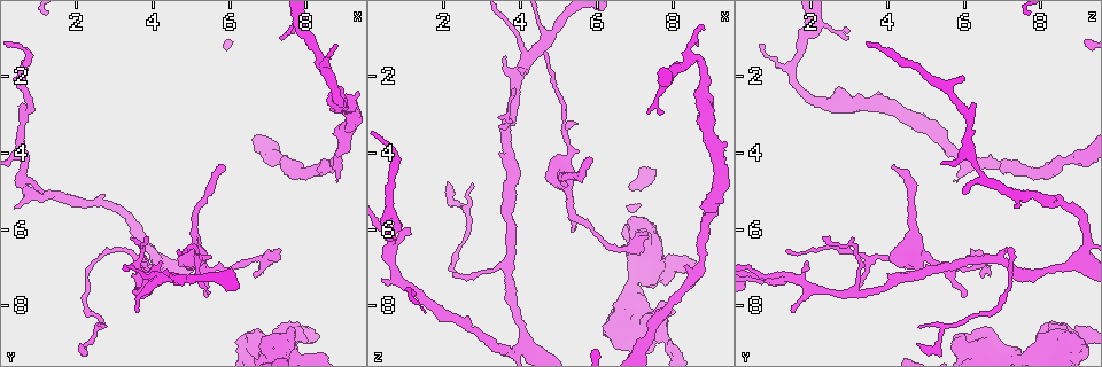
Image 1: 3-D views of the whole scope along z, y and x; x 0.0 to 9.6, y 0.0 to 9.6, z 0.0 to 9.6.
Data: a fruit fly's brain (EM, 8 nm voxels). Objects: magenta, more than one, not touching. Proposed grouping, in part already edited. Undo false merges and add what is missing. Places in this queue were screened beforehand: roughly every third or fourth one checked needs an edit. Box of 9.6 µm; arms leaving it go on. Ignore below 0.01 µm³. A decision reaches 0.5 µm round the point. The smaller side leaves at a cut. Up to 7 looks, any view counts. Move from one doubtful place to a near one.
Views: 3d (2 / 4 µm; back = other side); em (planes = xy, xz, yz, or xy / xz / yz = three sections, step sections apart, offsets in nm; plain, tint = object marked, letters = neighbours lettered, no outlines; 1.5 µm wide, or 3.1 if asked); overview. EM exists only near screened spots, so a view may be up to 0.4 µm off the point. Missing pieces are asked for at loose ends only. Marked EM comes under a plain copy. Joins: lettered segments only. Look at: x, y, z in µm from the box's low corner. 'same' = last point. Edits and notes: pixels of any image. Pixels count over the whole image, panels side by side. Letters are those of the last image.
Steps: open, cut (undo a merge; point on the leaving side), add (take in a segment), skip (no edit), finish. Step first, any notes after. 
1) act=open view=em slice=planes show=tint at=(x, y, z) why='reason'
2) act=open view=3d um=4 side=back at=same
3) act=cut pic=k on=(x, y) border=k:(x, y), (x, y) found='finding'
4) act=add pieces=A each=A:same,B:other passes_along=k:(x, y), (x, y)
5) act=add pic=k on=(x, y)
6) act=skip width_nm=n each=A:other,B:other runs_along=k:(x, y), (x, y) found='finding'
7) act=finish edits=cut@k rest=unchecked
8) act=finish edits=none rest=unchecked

act=open view=3d um=4 at=(7.35, 6.55, 6.20)

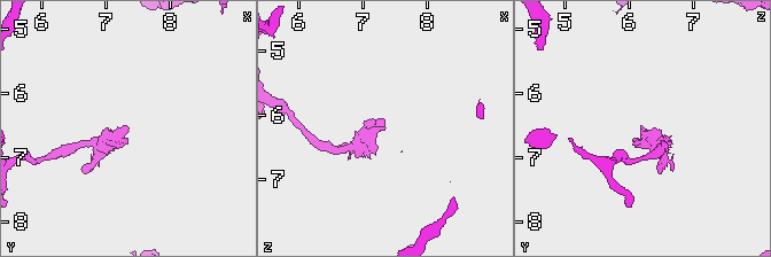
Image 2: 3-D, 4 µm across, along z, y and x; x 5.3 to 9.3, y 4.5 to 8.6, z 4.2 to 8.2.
act=open view=em slice=yz step=8 show=tint at=(7.30, 6.50, 6.20)

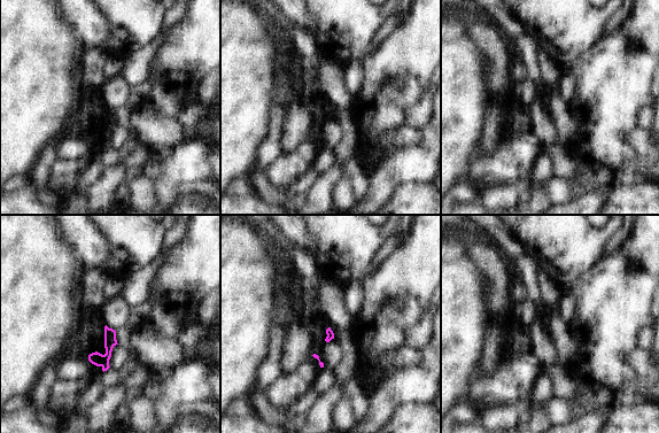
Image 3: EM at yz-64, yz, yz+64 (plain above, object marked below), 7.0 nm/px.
act=open view=em slice=planes show=letters at=same why='another direction'

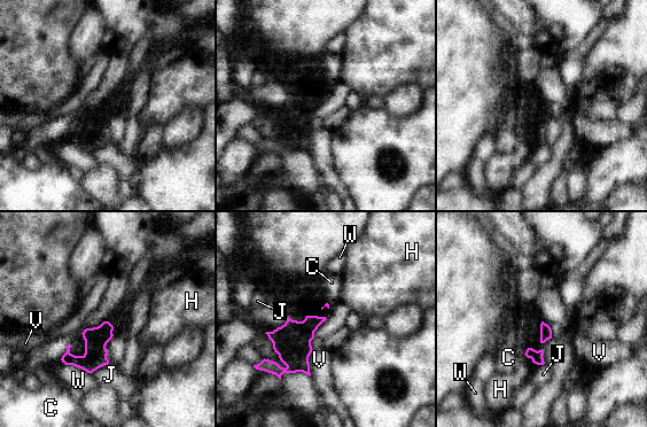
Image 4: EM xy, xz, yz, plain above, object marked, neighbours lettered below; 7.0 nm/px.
act=skip longest_contact=W:220nm each=C:other,H:other,J:other,V:other,W:other found='no lettered segment goes on from it'

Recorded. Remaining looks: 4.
act=open view=3d um=2 at=(5.80, 4.35, 4.05) why='an open end'

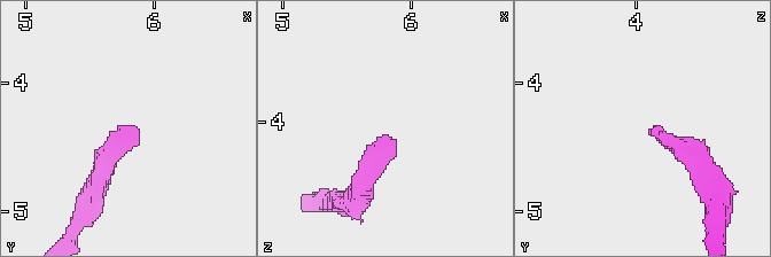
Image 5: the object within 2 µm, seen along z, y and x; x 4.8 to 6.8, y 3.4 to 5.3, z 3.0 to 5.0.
act=open view=em slice=planes show=letters at=(5.76, 4.36, 4.12)

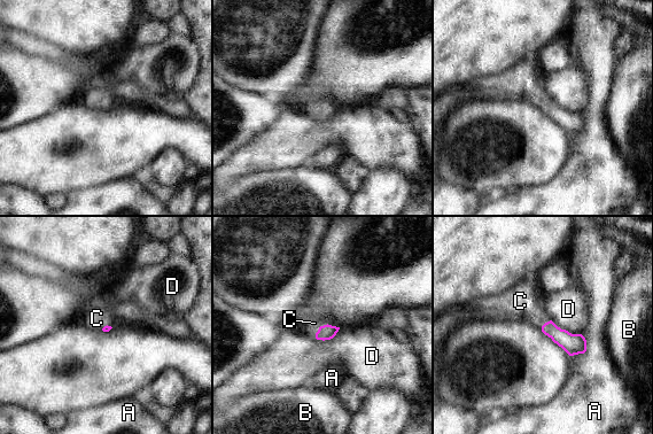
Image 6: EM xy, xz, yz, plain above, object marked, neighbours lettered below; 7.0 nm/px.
act=add pieces=C longest_contact=D:240nm each=A:other,B:other,C:same,D:other passes_along=6:(326, 332), (324, 325), (315, 323) found='it goes on there'

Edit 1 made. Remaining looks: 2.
act=open view=overview

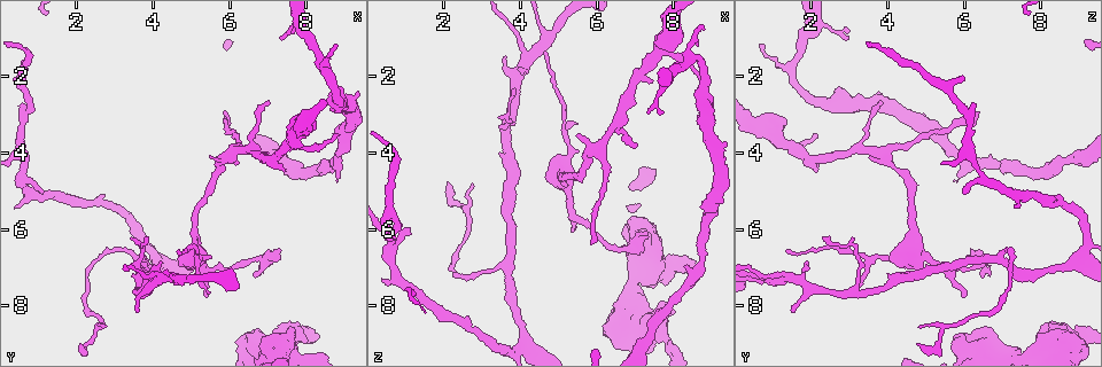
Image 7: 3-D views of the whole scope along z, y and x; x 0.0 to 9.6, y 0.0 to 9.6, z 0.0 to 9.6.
act=open view=em slice=xz step=8 show=letters at=(5.30, 7.70, 6.00)

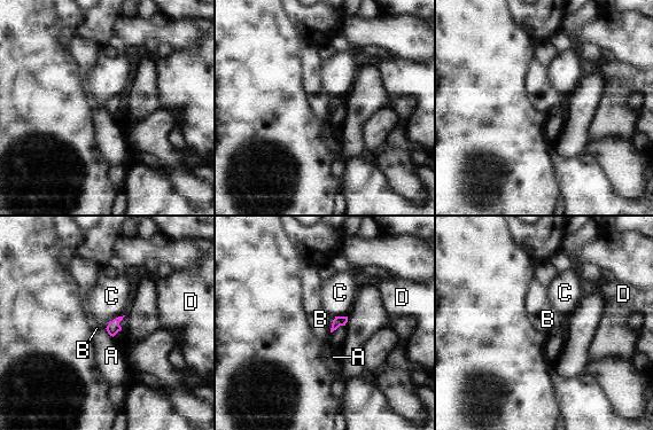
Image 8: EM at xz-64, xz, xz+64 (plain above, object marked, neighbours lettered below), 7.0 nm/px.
act=skip each=A:other,B:other,C:other,D:other border=8:(335, 317), (329, 331) found='none of them fits'

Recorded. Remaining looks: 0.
act=finish edits=add@6 rest=unchecked

